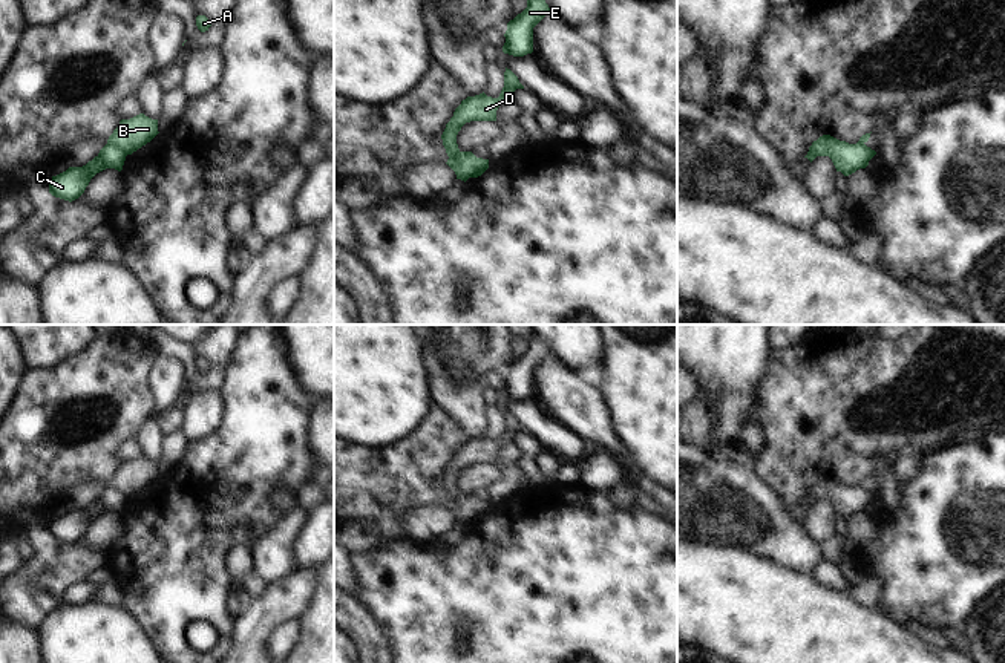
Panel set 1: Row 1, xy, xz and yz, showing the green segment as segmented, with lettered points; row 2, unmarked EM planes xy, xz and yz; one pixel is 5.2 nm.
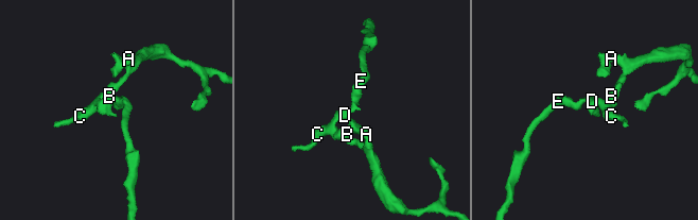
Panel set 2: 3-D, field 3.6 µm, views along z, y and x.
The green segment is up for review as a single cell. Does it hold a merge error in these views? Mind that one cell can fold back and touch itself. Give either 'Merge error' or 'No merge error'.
Merge error

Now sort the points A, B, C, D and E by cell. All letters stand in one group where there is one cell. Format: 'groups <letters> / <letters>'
groups A B / C D E

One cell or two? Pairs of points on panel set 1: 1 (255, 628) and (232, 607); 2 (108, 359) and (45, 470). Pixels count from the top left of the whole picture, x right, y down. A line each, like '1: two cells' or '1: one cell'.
1: two cells
2: one cell

